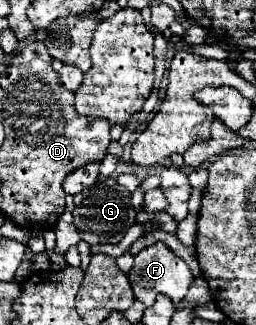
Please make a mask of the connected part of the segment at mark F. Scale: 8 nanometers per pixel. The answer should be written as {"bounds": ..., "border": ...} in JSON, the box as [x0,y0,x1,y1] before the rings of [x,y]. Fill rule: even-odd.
{"bounds":[128,243,194,307],"border":[[[156,243],[152,247],[142,249],[134,257],[134,267],[128,273],[128,279],[132,283],[132,289],[134,289],[136,299],[142,301],[146,307],[150,307],[154,303],[154,291],[168,295],[174,305],[180,303],[186,297],[186,291],[188,291],[190,283],[194,281],[194,275],[190,271],[190,267],[182,259],[178,259],[164,243]]]}

